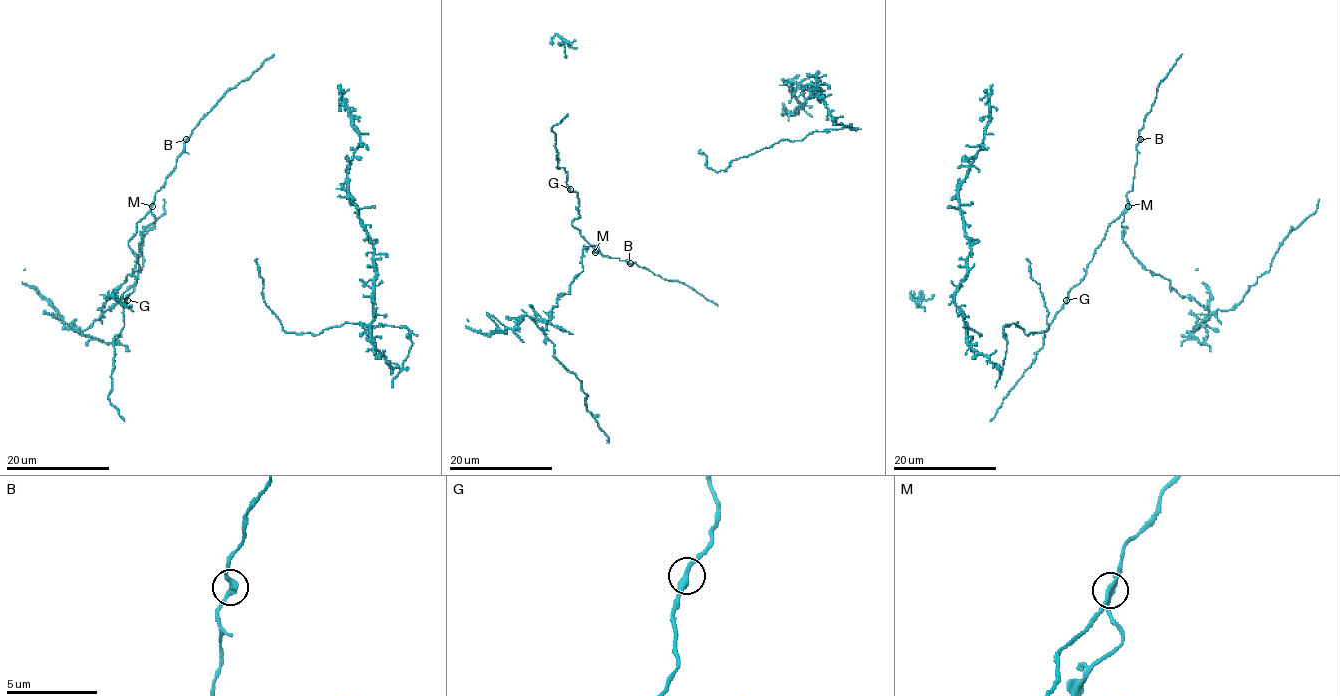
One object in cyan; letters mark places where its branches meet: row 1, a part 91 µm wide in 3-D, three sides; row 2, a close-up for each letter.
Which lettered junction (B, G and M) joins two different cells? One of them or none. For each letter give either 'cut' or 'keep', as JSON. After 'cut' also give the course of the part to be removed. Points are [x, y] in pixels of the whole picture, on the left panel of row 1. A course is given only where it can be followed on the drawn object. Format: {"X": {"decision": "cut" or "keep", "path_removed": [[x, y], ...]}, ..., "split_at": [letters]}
{"B": {"decision": "keep"}, "G": {"decision": "keep"}, "M": {"decision": "cut"}, "split_at": ["M"]}

